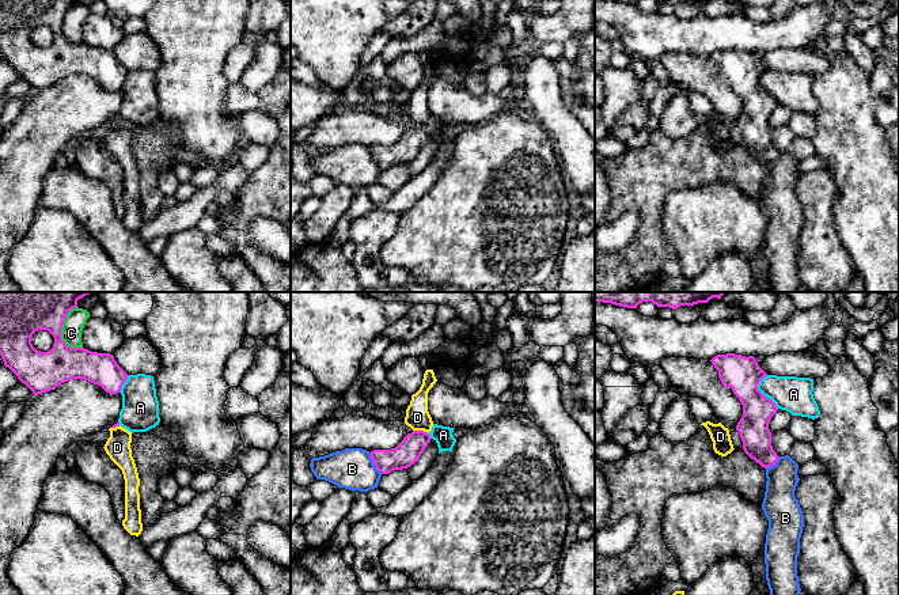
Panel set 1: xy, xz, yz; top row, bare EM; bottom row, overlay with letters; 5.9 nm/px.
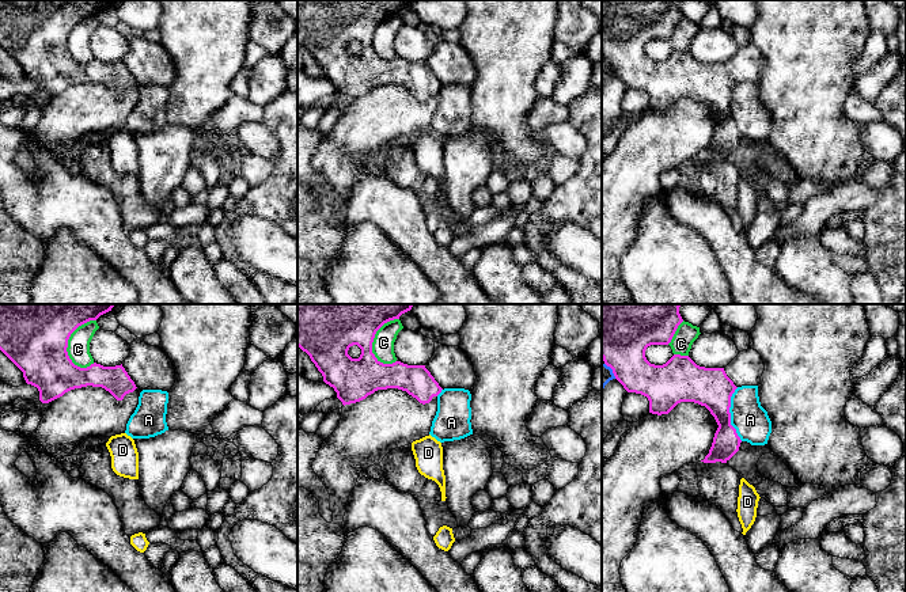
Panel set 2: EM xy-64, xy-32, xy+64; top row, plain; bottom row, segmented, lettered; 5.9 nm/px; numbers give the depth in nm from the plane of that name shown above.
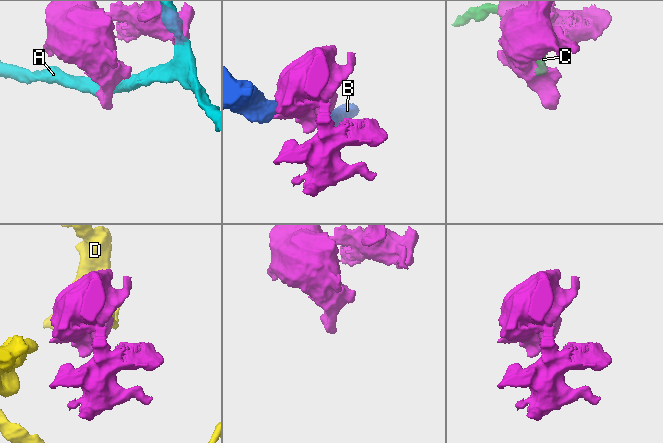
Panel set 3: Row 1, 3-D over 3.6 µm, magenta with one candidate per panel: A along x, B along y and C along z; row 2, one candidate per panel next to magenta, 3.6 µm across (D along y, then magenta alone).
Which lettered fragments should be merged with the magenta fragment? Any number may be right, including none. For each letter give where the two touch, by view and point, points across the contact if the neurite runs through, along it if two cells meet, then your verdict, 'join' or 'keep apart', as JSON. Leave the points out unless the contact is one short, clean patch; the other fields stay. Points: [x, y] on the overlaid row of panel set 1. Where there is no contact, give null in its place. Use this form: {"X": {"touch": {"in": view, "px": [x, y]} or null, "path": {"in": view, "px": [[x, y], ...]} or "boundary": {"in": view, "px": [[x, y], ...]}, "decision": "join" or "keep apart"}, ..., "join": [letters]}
{"A": {"touch": {"in": "yz", "px": [761, 393]}, "decision": "keep apart"}, "B": {"touch": {"in": "xz", "px": [374, 463]}, "decision": "keep apart"}, "C": {"touch": {"in": "xy", "px": [61, 326]}, "decision": "keep apart"}, "D": {"touch": {"in": "xz", "px": [421, 431]}, "boundary": {"in": "xz", "px": [[413, 429], [421, 429], [428, 434]]}, "decision": "keep apart"}, "join": []}

